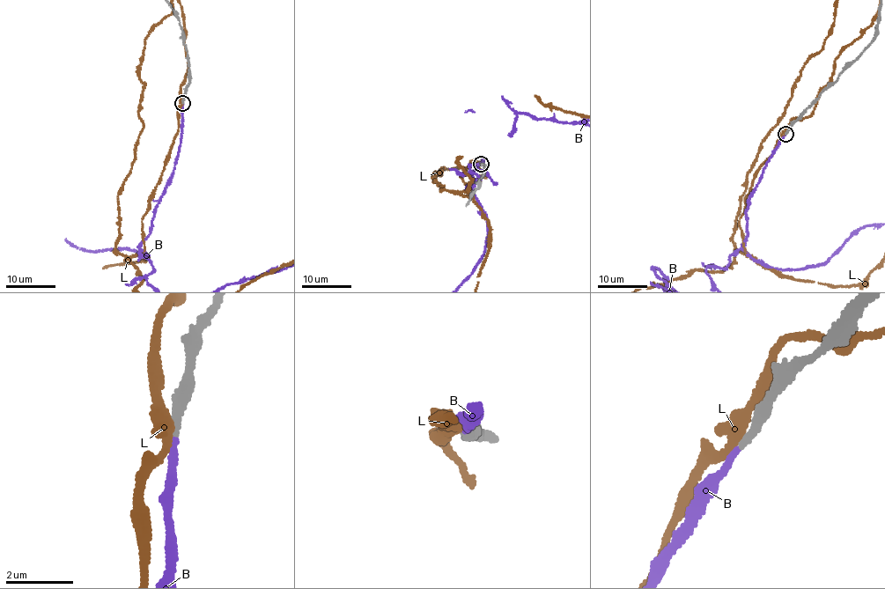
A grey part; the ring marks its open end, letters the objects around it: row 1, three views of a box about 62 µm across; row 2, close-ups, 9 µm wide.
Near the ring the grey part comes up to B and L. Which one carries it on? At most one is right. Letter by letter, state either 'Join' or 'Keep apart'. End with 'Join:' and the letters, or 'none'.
B: Join
L: Keep apart
Join: B

